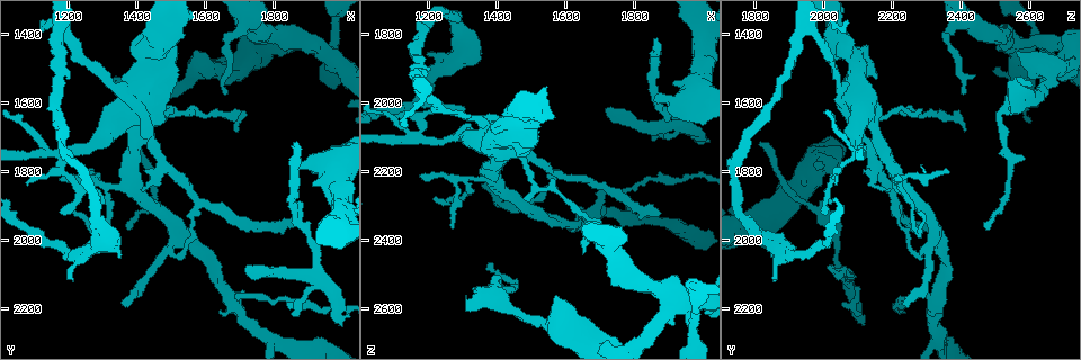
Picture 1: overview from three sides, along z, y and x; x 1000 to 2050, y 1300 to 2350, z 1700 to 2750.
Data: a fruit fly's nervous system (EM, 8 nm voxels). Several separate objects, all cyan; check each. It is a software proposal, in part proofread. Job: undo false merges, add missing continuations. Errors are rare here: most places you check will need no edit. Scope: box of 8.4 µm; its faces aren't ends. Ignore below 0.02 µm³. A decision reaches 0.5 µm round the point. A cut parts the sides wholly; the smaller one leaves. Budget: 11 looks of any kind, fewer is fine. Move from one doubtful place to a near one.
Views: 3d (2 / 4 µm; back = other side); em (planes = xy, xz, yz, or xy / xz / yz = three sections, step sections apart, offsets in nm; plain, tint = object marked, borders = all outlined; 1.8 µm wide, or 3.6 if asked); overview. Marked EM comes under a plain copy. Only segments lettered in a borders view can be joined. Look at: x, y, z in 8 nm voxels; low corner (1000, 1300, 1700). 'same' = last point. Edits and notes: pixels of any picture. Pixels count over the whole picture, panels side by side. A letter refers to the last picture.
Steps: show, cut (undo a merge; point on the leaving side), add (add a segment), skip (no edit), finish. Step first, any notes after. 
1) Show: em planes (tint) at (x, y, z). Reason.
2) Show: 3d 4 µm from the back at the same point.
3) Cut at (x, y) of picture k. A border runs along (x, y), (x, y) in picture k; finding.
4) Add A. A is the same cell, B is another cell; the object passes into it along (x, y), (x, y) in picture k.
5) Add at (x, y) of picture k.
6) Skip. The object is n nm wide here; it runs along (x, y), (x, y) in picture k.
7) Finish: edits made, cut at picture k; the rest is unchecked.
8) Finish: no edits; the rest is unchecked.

Show: em xy step 8 (borders) at (1720, 2080, 2015).

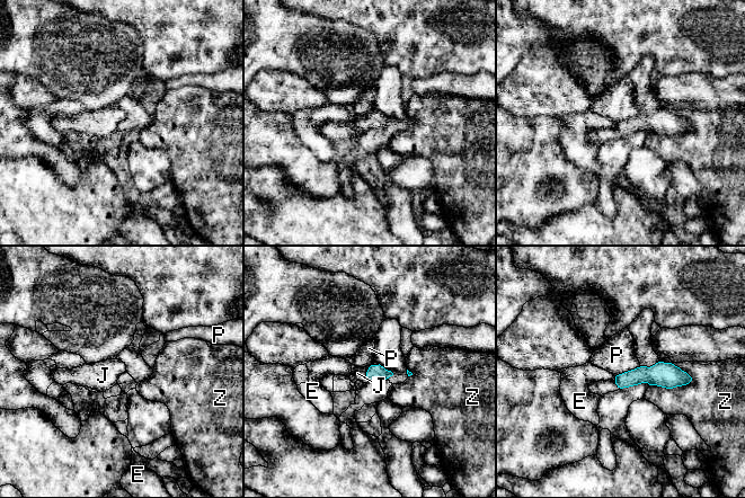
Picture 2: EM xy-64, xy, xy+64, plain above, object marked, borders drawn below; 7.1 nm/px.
Show: em planes (borders) at the same point.

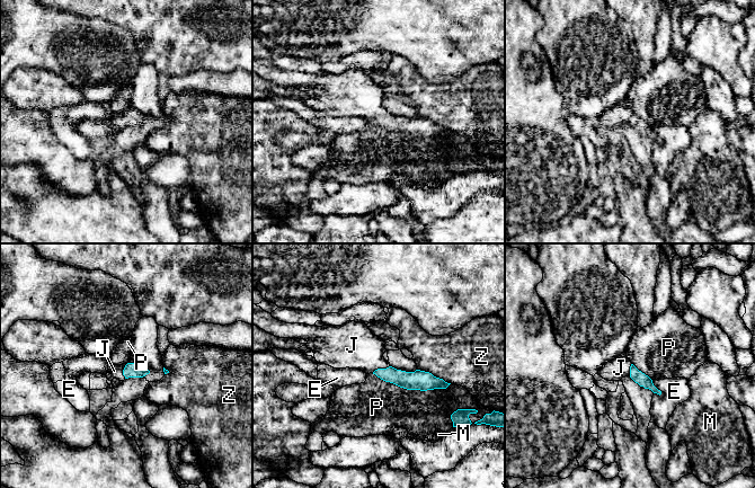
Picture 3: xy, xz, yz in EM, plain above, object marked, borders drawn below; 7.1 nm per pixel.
Add J. J is the same cell, E, M, P and Z are other cells; the object passes into it along (132, 370), (125, 366), (114, 371) in picture 3; it goes on there.

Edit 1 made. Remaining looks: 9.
Show: 3d 4 µm at (1860, 1790, 1995). Free end.

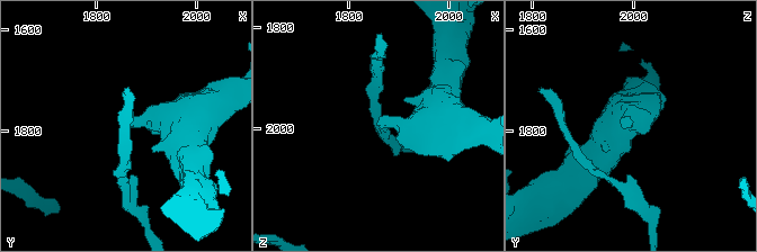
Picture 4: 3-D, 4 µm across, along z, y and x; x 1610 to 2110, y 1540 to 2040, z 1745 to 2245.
Show: em planes (borders) at (1855, 1790, 1995). Now the EM.

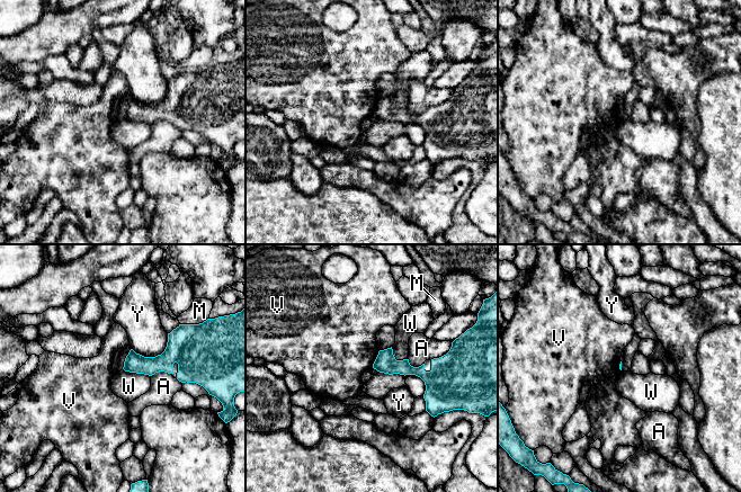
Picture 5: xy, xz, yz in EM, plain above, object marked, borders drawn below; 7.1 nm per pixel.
Skip. The longest contact is with Y, 300 nm; A, M, V, W and Y are other cells; none of them fits.

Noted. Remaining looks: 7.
Finish: edits made, add at picture 3; the rest is unchecked.

